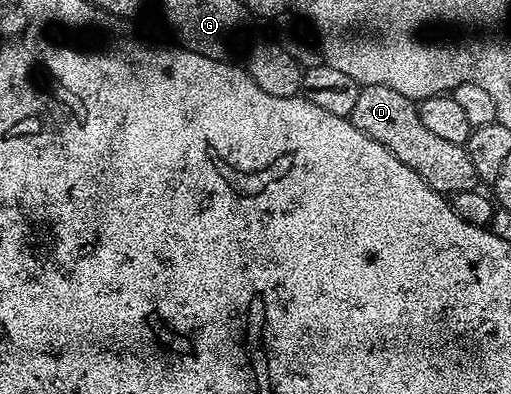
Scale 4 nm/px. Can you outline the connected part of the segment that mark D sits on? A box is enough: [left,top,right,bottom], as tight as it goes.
[349,84,480,194]

